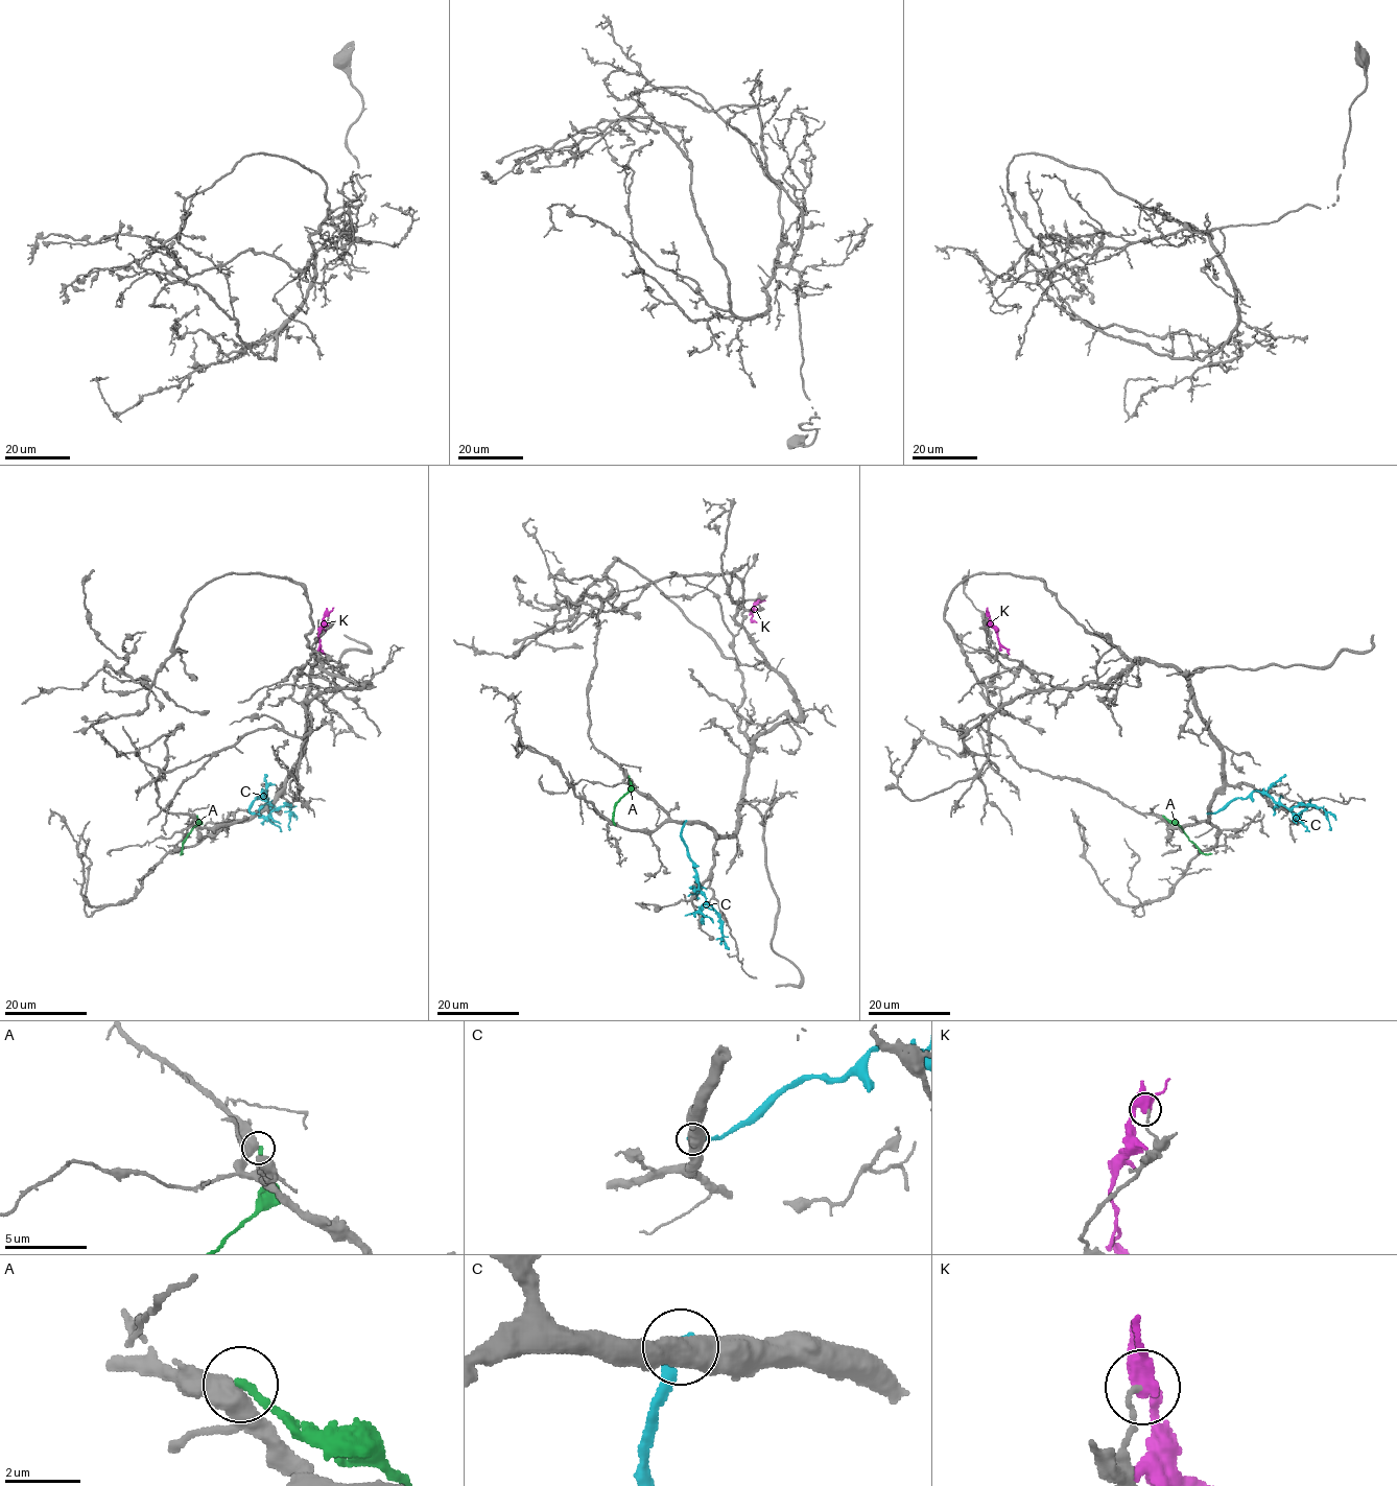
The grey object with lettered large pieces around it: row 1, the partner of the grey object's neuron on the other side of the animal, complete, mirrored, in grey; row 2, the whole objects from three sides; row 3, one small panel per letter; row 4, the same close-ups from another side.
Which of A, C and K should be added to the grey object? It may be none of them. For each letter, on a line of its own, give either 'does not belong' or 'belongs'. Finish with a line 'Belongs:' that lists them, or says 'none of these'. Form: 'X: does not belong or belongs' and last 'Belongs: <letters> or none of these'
A: does not belong
C: does not belong
K: does not belong
Belongs: none of these

